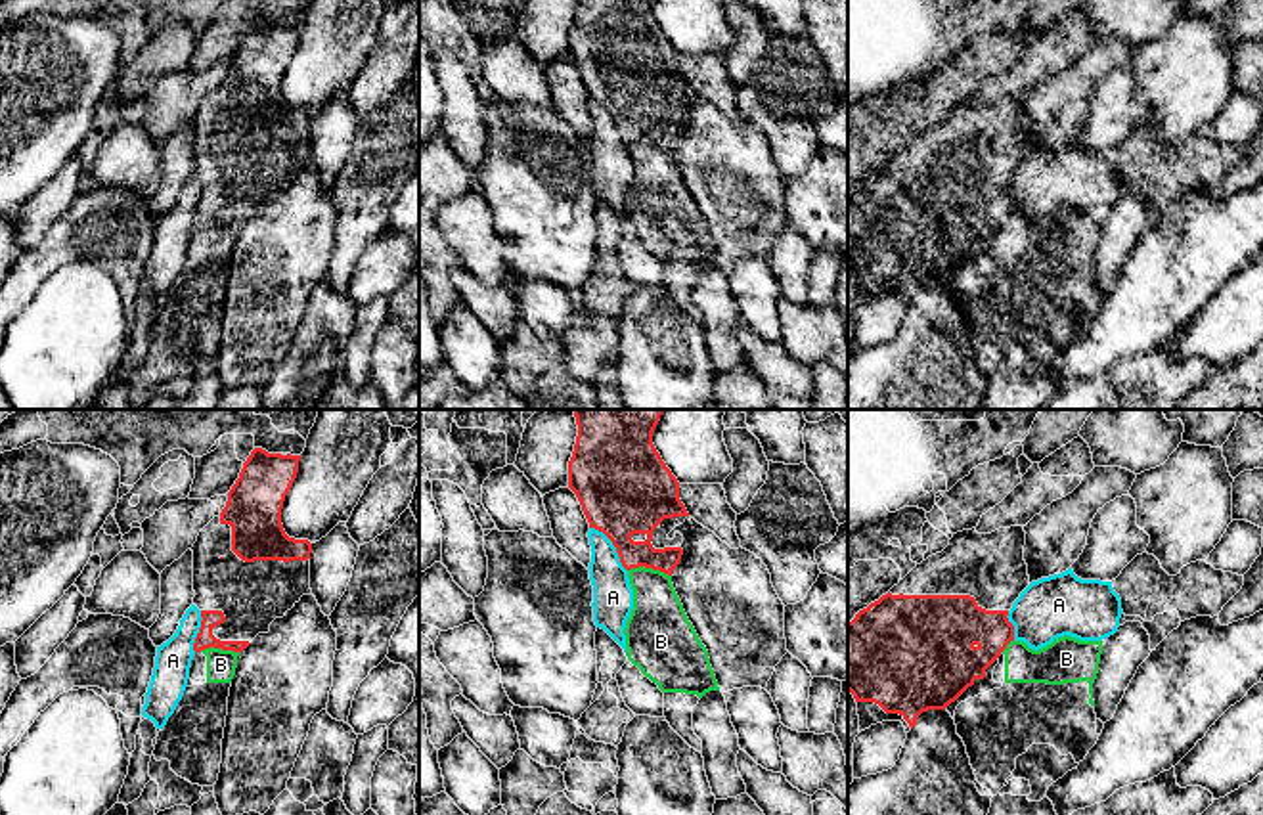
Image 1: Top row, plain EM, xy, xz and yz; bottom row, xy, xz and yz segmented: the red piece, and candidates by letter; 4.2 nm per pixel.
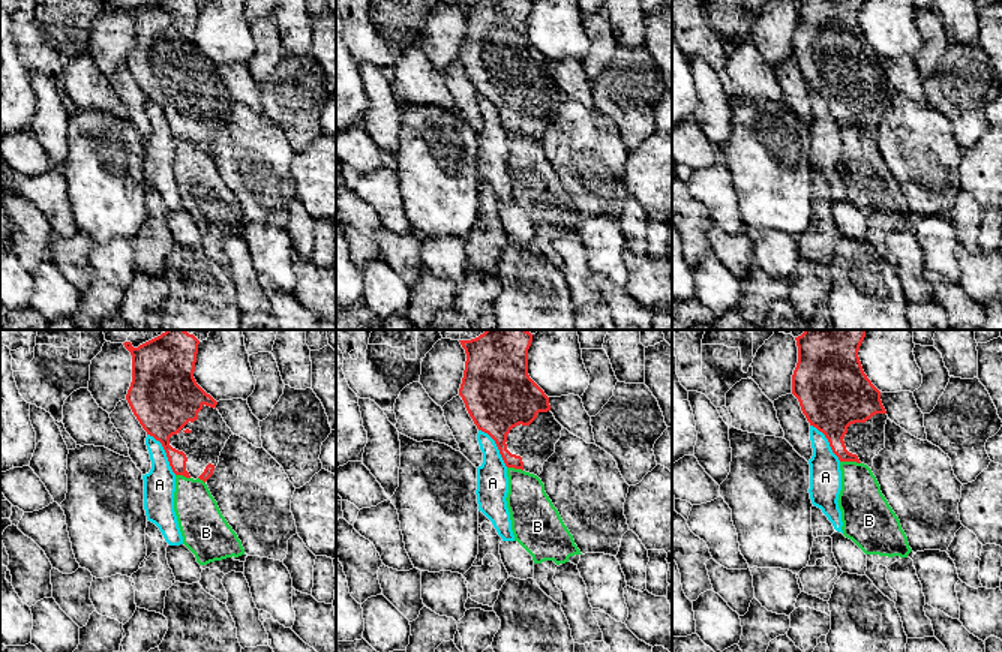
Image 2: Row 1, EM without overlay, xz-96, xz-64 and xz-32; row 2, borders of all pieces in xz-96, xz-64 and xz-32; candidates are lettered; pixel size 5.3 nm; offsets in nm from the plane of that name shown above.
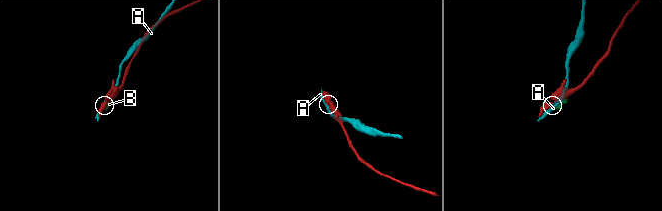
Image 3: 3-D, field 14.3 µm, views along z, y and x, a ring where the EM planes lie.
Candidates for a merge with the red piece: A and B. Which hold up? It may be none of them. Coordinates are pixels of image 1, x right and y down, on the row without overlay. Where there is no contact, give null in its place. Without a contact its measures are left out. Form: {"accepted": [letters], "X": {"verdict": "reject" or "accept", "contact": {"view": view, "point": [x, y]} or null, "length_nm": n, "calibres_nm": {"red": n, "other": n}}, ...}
{"accepted": [], "A": {"verdict": "reject", "contact": {"view": "xz", "point": [613, 115]}, "length_nm": 240, "calibres_nm": {"red": 400, "other": 180}}, "B": {"verdict": "reject", "contact": {"view": "xz", "point": [649, 138]}, "length_nm": 190, "calibres_nm": {"red": 200, "other": 240}}}

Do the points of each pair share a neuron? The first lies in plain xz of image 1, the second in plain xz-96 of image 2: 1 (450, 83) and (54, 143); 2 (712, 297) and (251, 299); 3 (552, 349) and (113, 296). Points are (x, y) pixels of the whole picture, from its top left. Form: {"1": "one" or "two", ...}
{"1": "one", "2": "one", "3": "one"}

